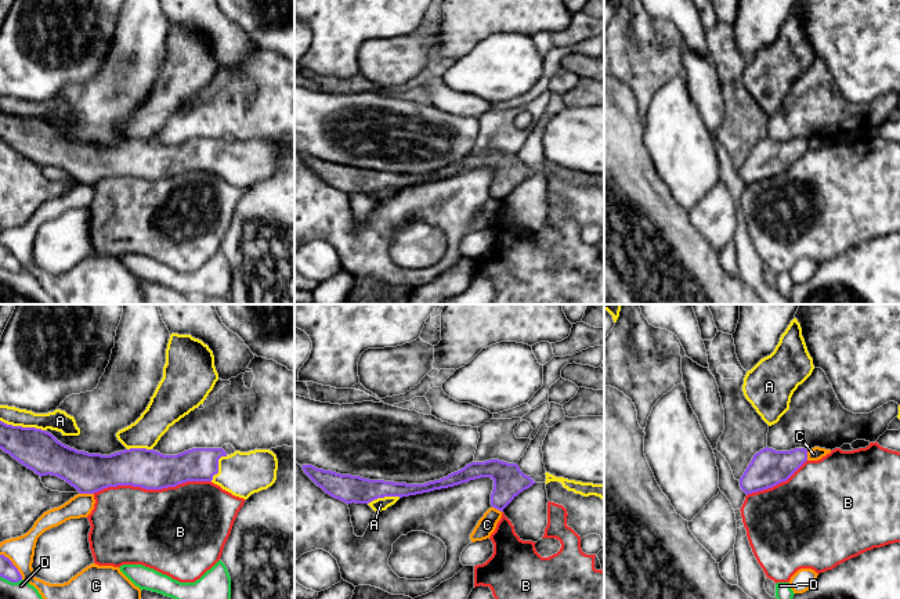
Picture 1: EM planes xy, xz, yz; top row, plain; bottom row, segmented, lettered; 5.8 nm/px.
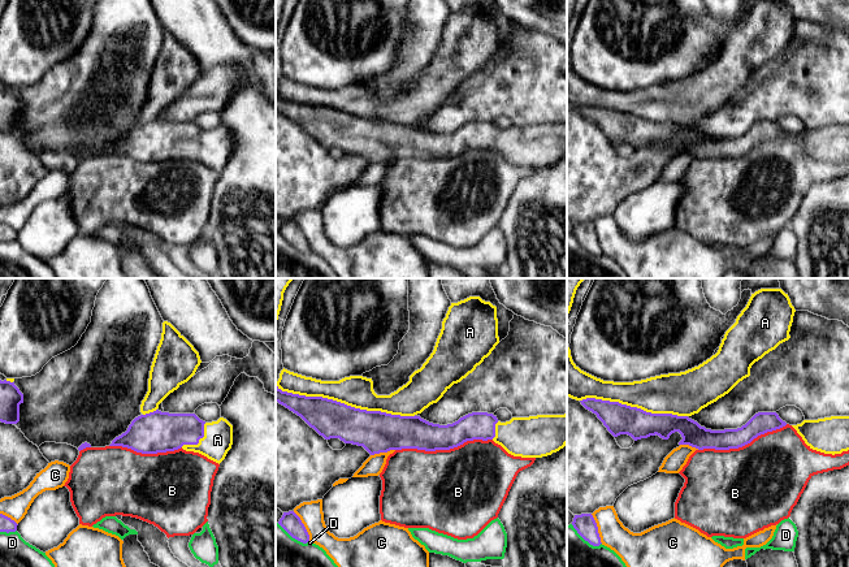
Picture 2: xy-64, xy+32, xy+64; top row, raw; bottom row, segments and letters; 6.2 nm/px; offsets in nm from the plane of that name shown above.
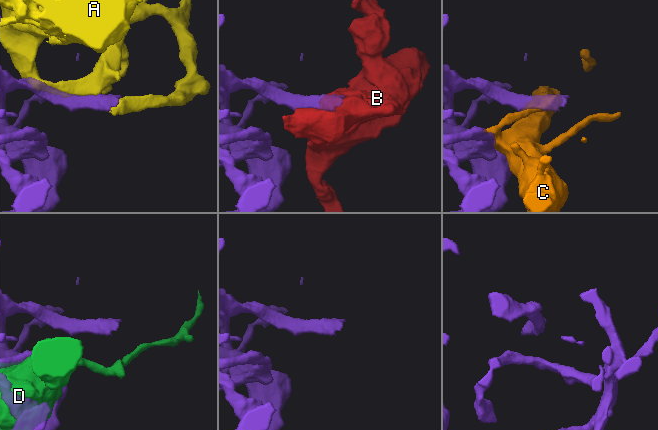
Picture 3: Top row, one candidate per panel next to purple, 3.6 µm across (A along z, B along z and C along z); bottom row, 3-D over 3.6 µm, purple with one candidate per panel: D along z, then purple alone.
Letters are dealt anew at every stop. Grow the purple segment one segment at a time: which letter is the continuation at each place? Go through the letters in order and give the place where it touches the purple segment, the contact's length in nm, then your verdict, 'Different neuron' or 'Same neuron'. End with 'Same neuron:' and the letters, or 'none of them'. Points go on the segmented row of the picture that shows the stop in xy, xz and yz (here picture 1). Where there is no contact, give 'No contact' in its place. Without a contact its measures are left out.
A: Touches purple at xy (21, 426). Shared border 280 nm. Same neuron
B: Touches purple at xy (151, 489). Shared border 700 nm. Different neuron
C: Touches purple at xy (13, 565). Shared border 200 nm. Different neuron
D: Touches purple at xy (11, 581). Shared border 130 nm. Different neuron
Same neuron: A

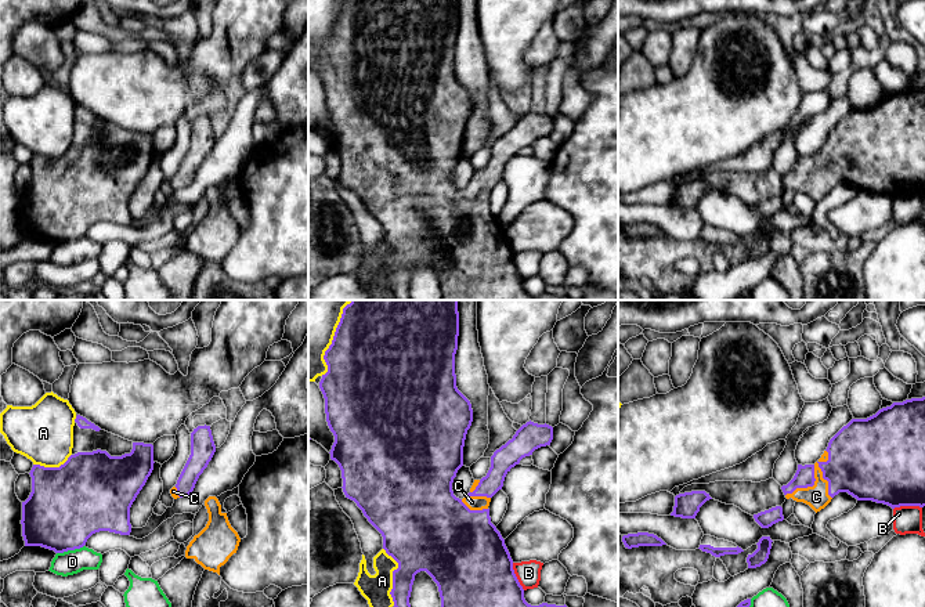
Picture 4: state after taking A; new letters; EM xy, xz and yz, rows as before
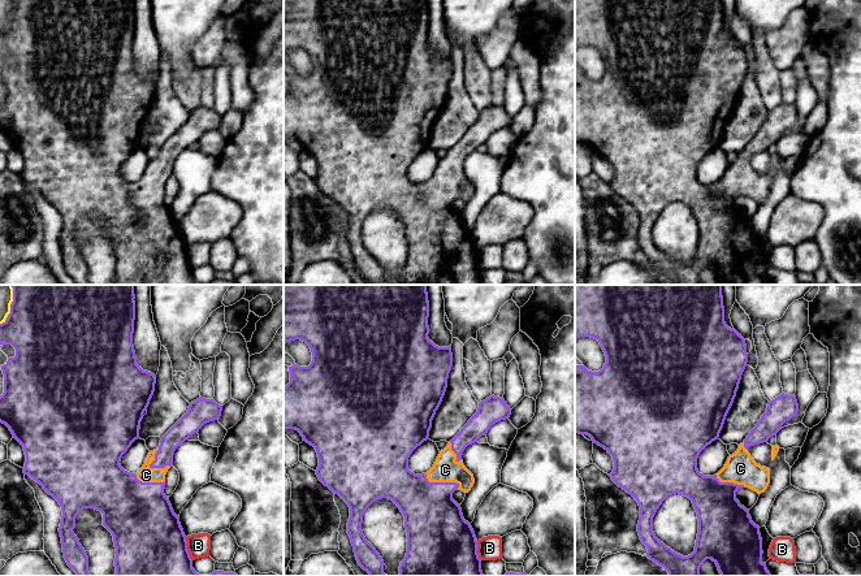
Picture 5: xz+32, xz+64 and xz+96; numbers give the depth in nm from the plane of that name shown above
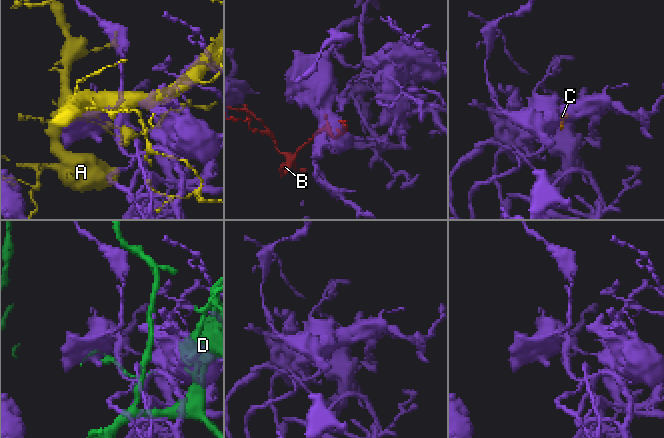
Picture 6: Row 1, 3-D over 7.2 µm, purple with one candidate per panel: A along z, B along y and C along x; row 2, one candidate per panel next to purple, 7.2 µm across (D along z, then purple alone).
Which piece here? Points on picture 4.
A: Touches purple at xz (333, 339). Shared border 480 nm. Different neuron
B: Touches purple at xz (516, 577). Shared border 180 nm. Different neuron
C: Touches purple at yz (821, 470). Shared border 280 nm. Same neuron
D: Touches purple at xy (69, 549). Shared border 170 nm. Different neuron
Same neuron: C

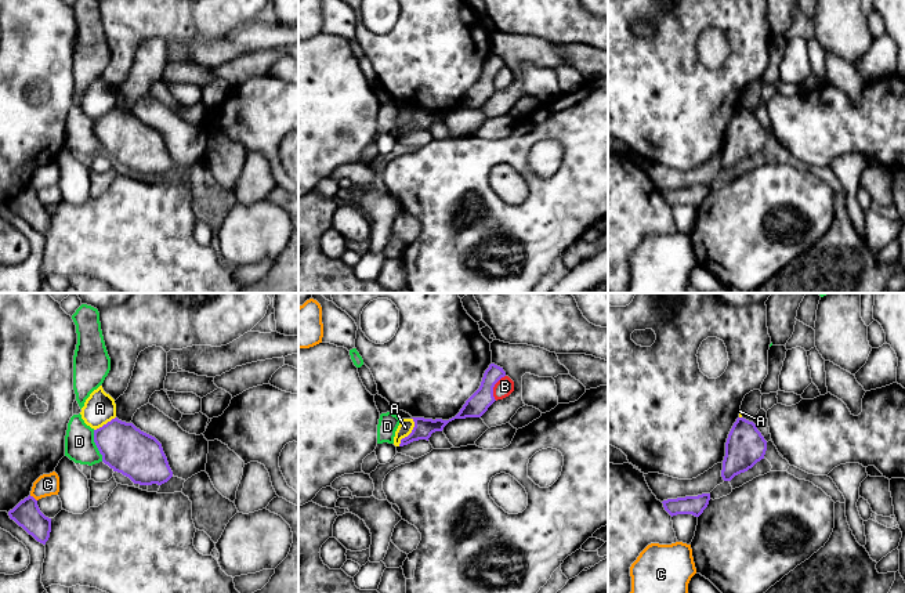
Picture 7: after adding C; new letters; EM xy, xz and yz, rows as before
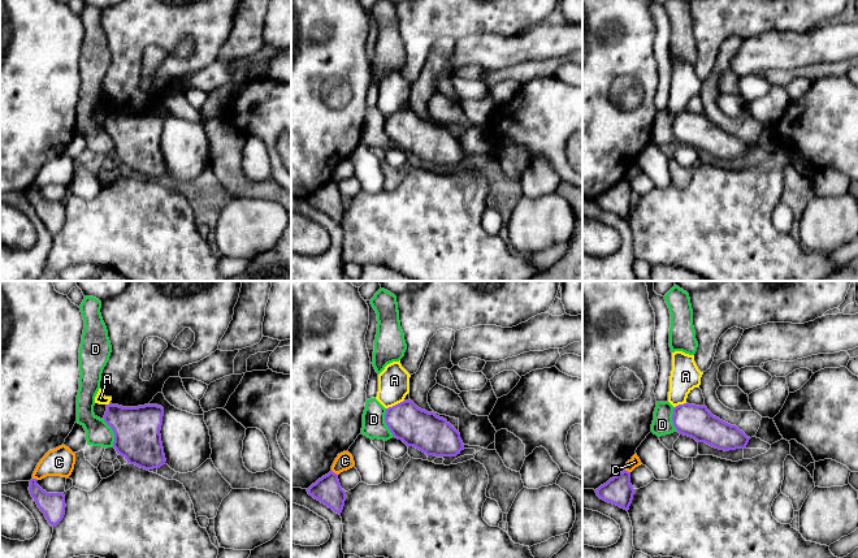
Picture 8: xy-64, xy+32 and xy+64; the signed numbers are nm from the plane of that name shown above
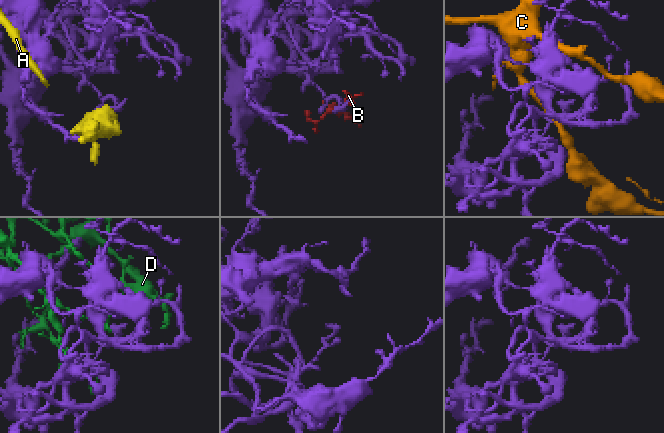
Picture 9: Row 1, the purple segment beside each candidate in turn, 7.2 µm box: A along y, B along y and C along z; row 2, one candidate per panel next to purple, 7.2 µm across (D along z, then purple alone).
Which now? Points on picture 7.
A: Touches purple at xz (411, 433). Shared border 190 nm. Different neuron
B: Touches purple at xz (493, 386). Shared border 160 nm. Different neuron
C: Touches purple at xy (33, 498). Shared border 60 nm. Different neuron
D: Touches purple at xy (96, 444). Shared border 190 nm. Different neuron
Same neuron: none of them

